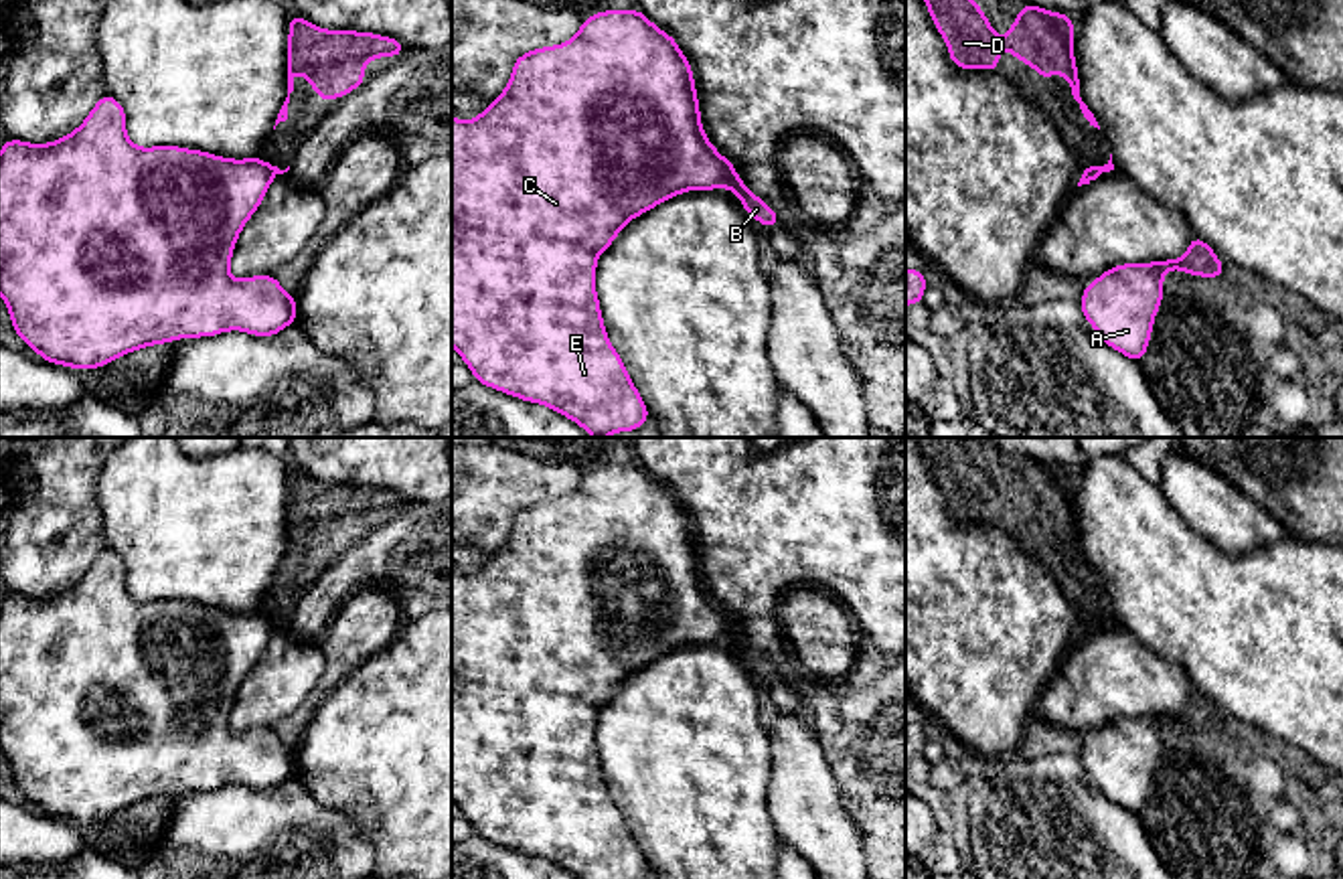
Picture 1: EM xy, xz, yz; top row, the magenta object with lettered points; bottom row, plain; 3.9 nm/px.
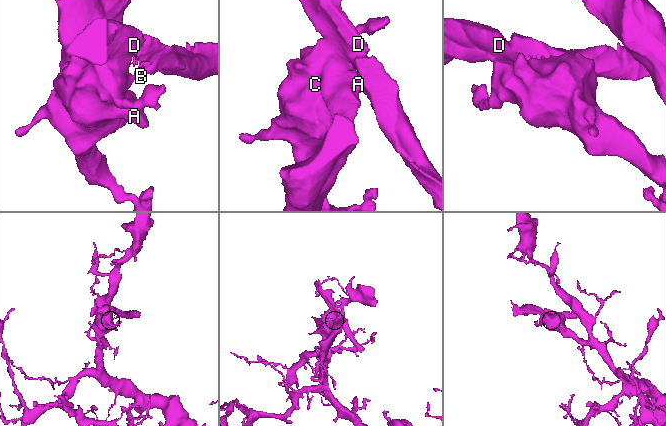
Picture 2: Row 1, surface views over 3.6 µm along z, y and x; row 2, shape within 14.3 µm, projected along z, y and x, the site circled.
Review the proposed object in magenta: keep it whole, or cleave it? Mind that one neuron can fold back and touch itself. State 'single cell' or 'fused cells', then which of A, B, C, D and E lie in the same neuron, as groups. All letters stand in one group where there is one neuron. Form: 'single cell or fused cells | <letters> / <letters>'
fused cells | A C E / B D

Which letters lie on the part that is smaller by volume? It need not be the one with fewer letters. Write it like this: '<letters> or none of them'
B, D

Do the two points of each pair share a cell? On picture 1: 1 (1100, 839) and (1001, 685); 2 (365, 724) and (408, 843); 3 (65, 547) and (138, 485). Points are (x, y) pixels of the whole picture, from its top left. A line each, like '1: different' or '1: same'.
1: different
2: same
3: different

